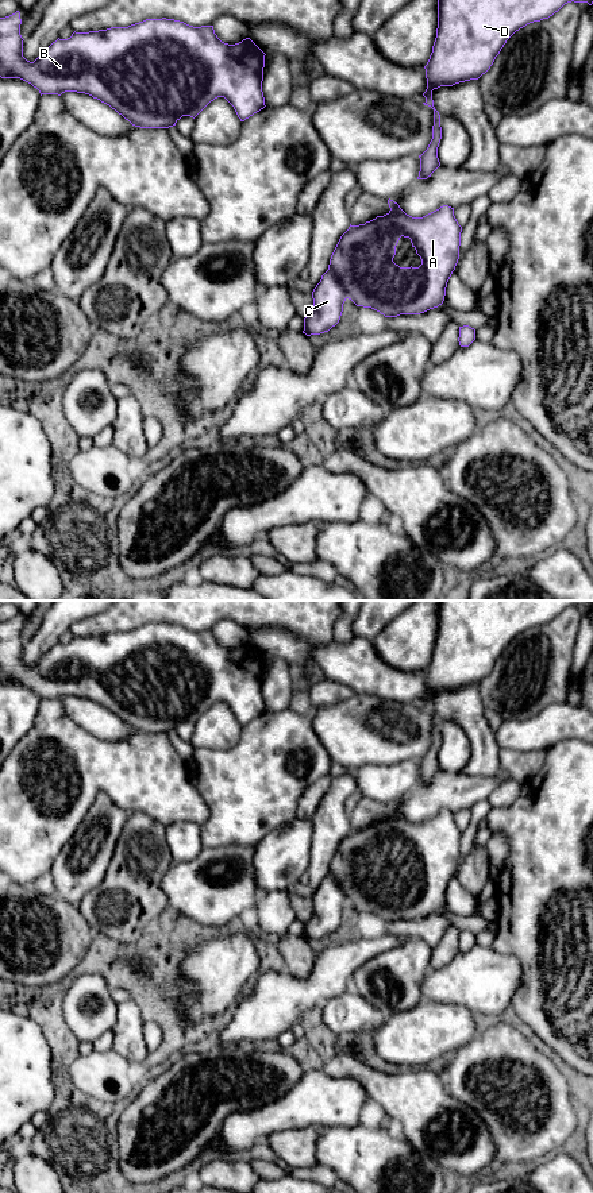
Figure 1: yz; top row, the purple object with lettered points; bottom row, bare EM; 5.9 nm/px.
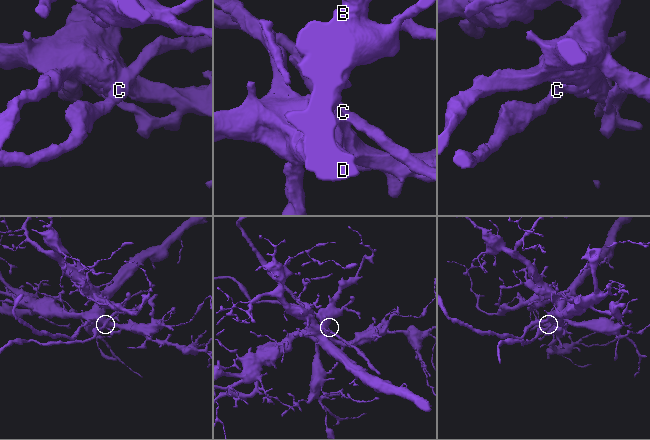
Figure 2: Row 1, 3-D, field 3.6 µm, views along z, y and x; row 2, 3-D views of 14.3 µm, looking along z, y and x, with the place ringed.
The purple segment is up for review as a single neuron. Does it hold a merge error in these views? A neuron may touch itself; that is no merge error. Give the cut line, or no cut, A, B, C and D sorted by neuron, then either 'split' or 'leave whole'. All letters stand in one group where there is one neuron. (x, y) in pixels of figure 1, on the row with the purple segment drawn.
cut in yz along (328, 269), (335, 274), (347, 297); A B D / C; split

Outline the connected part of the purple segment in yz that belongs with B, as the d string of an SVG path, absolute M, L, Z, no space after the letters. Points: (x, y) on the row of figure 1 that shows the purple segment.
M20 12L0 18L0 77L20 78L42 94L77 92L92 96L109 105L132 126L140 128L169 128L182 116L196 117L211 101L224 97L240 121L263 109L262 92L265 53L250 39L228 45L215 34L213 26L193 27L174 19L146 19L128 27L73 32L68 39L57 39L34 61L23 57Z

